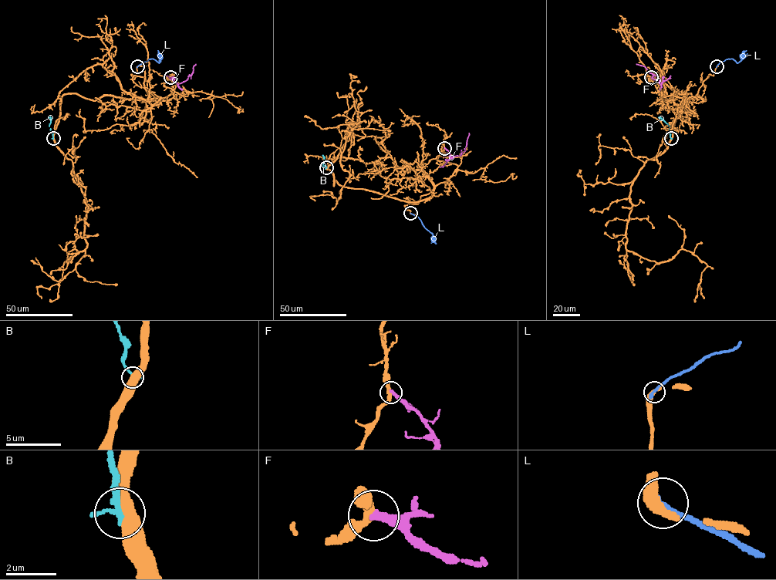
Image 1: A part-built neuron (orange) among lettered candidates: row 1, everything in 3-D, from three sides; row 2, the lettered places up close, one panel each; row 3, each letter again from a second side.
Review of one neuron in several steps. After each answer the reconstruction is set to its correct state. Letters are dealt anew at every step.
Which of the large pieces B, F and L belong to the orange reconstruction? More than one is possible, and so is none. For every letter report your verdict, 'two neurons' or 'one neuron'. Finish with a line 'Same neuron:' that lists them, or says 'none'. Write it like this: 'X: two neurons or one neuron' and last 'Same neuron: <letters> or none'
B: two neurons
F: two neurons
L: two neurons
Same neuron: none

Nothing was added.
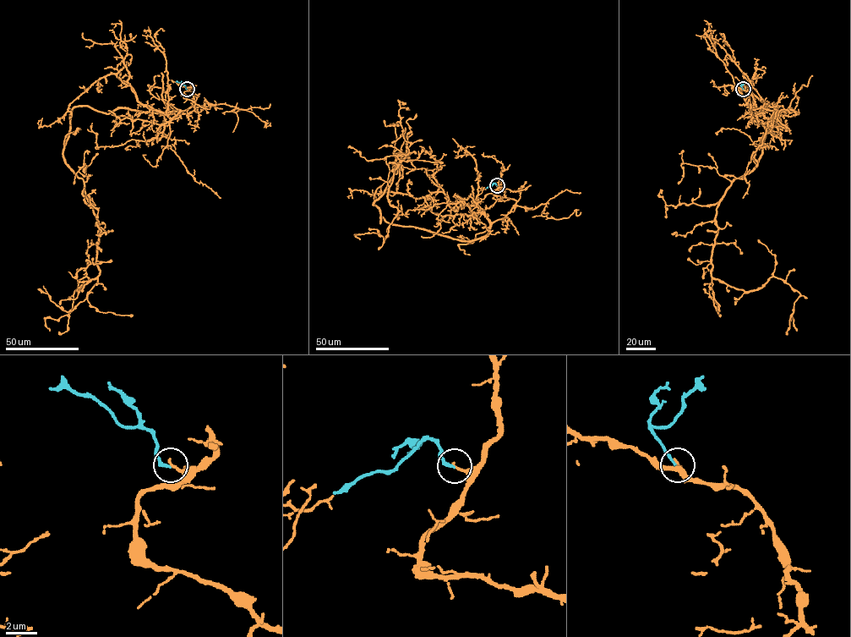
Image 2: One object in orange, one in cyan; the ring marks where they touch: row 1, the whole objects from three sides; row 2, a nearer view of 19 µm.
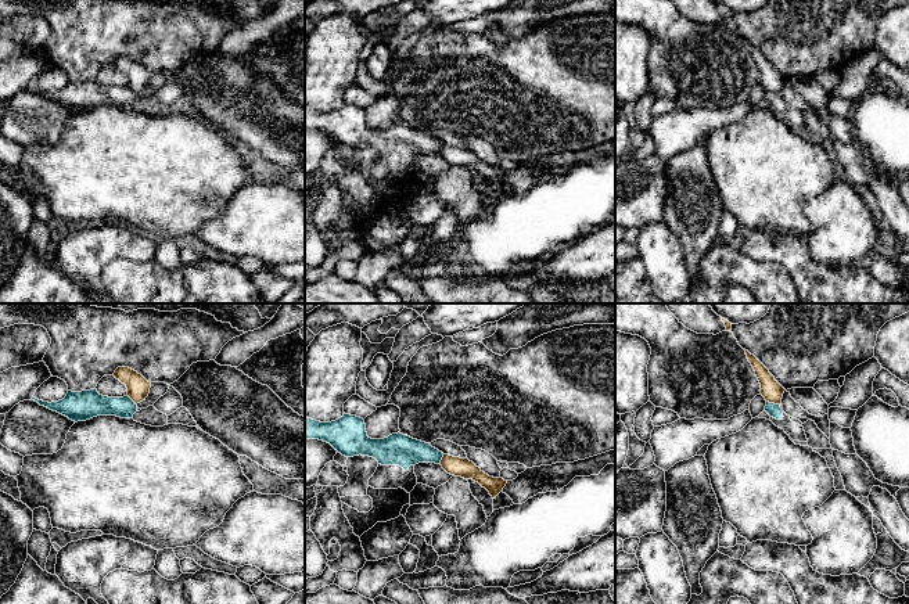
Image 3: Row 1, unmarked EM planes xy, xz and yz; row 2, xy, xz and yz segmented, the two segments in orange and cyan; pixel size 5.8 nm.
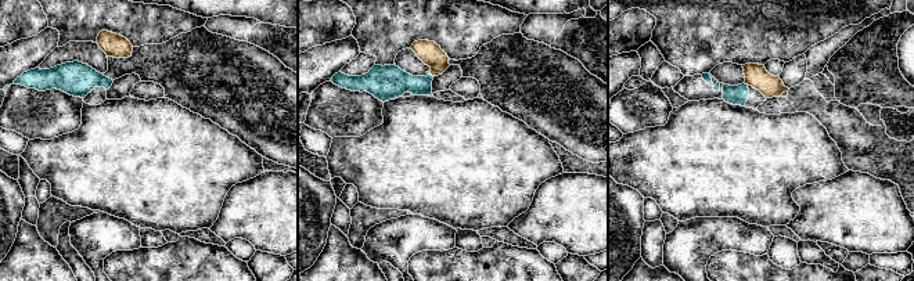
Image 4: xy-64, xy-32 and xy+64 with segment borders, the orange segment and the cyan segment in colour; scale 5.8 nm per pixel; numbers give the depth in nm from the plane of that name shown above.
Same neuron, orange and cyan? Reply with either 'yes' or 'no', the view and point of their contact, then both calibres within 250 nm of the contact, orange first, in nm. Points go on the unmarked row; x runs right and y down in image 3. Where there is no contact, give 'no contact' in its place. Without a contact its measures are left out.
no | yz (773, 92) | 120/80 nm

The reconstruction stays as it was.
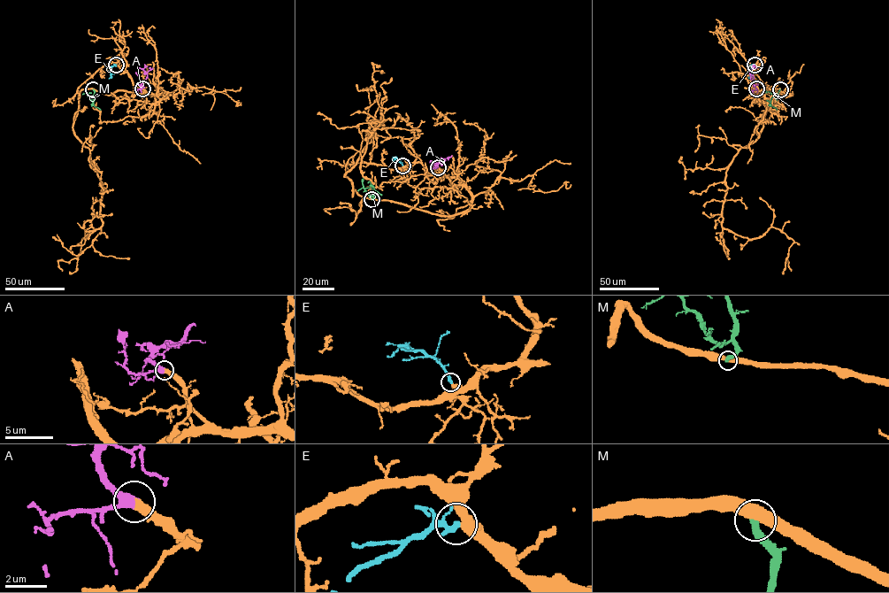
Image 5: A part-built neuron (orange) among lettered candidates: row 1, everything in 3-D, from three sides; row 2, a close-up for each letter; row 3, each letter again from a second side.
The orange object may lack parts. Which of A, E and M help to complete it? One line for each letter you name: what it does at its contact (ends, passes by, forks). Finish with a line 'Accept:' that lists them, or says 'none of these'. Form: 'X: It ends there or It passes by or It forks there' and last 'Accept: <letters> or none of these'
A: It passes by
E: It passes by
Accept: A, E

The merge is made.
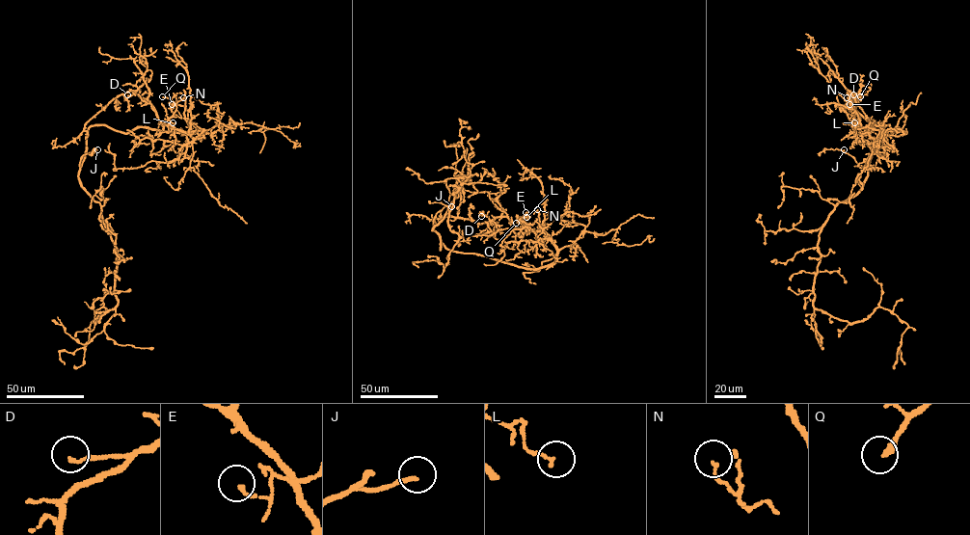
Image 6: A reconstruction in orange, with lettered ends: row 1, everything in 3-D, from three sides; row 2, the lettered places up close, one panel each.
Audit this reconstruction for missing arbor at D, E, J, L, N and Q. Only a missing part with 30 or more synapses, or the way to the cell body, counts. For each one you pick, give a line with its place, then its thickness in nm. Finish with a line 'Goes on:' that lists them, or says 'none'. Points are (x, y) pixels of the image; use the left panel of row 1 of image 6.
J: place (97, 149); calibre 150 nm
Q: place (162, 96); calibre 240 nm
Goes on: J, Q

